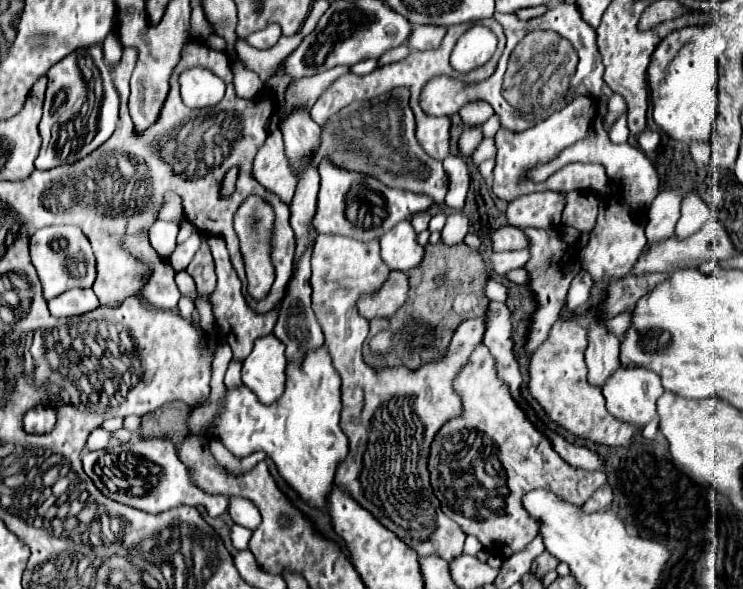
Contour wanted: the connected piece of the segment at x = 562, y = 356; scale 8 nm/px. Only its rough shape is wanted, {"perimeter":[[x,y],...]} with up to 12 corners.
{"perimeter":[[557,321],[529,393],[573,437],[629,447],[633,425],[587,383],[587,329]]}

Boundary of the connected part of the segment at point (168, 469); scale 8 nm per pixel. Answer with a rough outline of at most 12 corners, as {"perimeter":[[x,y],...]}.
{"perimeter":[[169,437],[87,451],[105,497],[147,513],[227,497],[191,485]]}

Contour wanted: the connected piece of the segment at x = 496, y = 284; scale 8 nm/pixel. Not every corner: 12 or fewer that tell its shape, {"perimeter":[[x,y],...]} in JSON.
{"perimeter":[[487,279],[485,295],[493,301],[507,299],[507,287],[501,281]]}

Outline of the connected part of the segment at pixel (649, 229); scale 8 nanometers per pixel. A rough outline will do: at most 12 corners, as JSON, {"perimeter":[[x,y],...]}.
{"perimeter":[[661,191],[645,225],[647,243],[673,235],[679,191]]}

